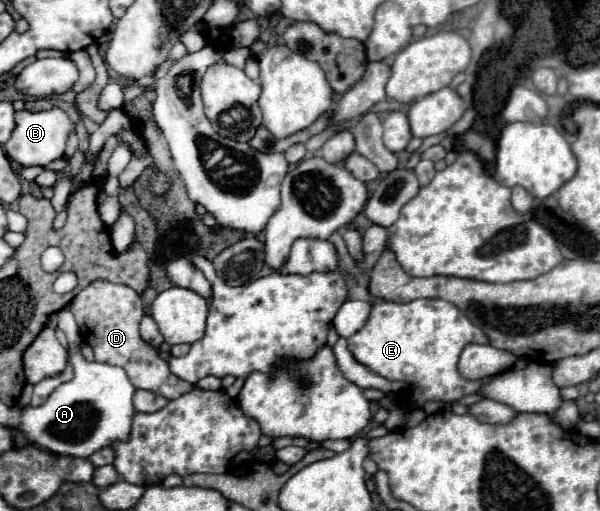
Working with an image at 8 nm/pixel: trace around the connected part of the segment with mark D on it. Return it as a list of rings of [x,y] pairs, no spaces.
[[[103,279],[93,281],[73,297],[71,313],[77,319],[83,341],[93,347],[95,361],[123,367],[137,389],[155,391],[167,399],[177,399],[193,389],[191,383],[177,379],[177,375],[169,371],[167,361],[159,357],[159,351],[141,339],[139,321],[143,317],[143,303],[139,293],[131,287],[115,285]]]

